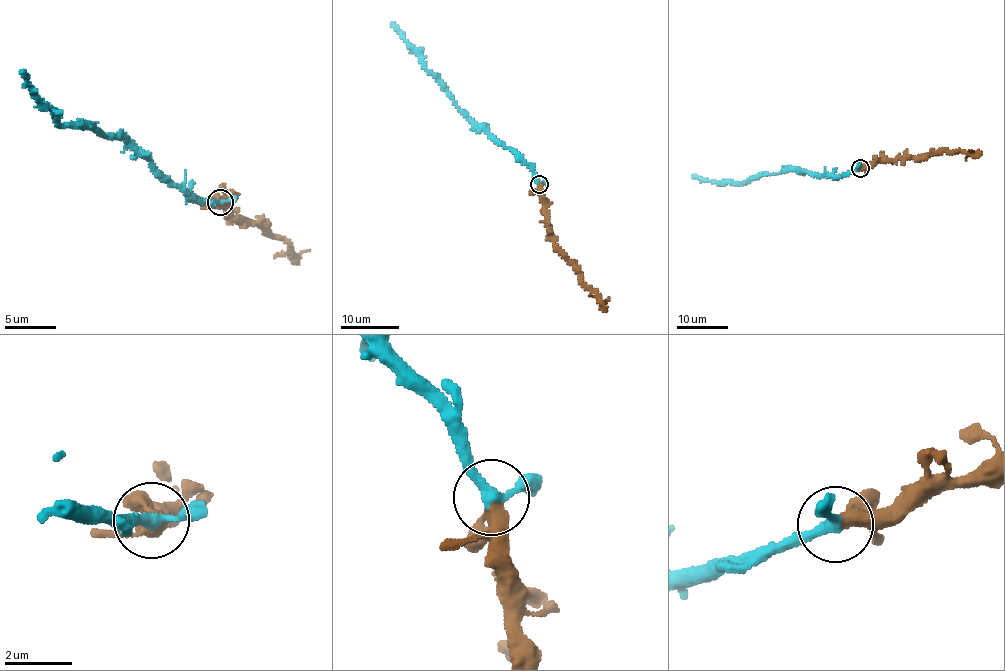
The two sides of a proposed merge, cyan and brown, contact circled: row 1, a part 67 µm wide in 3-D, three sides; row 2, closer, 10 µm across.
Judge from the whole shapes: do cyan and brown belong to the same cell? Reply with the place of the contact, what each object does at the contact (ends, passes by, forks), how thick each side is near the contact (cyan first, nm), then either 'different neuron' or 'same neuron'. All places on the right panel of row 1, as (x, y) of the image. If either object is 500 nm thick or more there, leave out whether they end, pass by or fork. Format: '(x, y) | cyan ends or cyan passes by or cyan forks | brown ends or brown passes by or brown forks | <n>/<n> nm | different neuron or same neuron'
(860, 168) | cyan passes by | brown ends | 280/480 nm | same neuron

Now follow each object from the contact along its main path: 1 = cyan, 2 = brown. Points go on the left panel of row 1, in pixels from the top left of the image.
1: (219, 201), (162, 180), (123, 138), (77, 122), (60, 124), (59, 115), (41, 102), (23, 70)
2: (219, 201), (216, 206), (223, 201), (220, 208), (224, 204), (228, 214), (284, 239), (288, 253), (298, 263)

